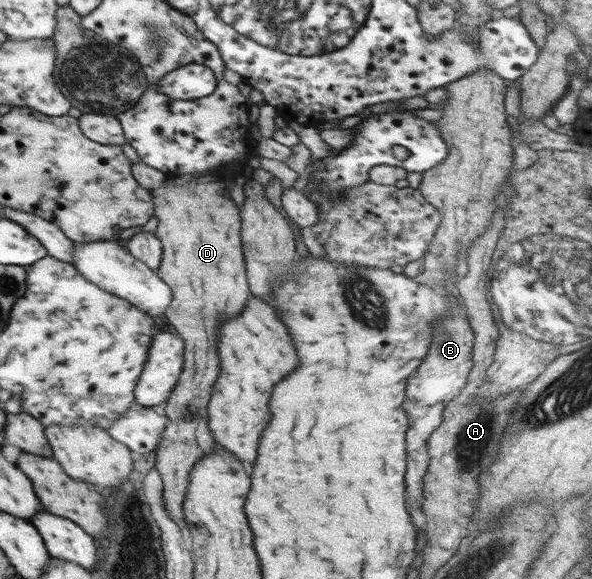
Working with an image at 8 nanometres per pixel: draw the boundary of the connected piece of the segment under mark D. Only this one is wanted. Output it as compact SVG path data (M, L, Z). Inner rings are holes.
M168 177L161 183L159 189L151 192L155 207L154 215L159 220L159 226L155 229L154 234L162 243L162 260L157 272L162 281L173 291L173 301L166 309L165 315L177 333L181 335L181 339L185 341L185 365L167 399L169 405L165 405L168 424L159 442L159 447L155 451L155 467L159 471L164 485L162 493L164 506L173 521L186 531L182 503L186 495L190 471L197 464L199 458L209 455L214 451L213 447L217 447L209 430L208 413L205 413L205 405L209 401L213 383L219 375L217 339L213 339L213 337L217 337L217 327L223 321L227 321L243 311L251 293L247 287L246 263L240 236L240 211L237 211L237 205L233 203L234 199L230 196L225 184L217 178L214 181L205 181L205 183L194 181L185 183L185 185L175 185L175 183L171 183L171 180Z

